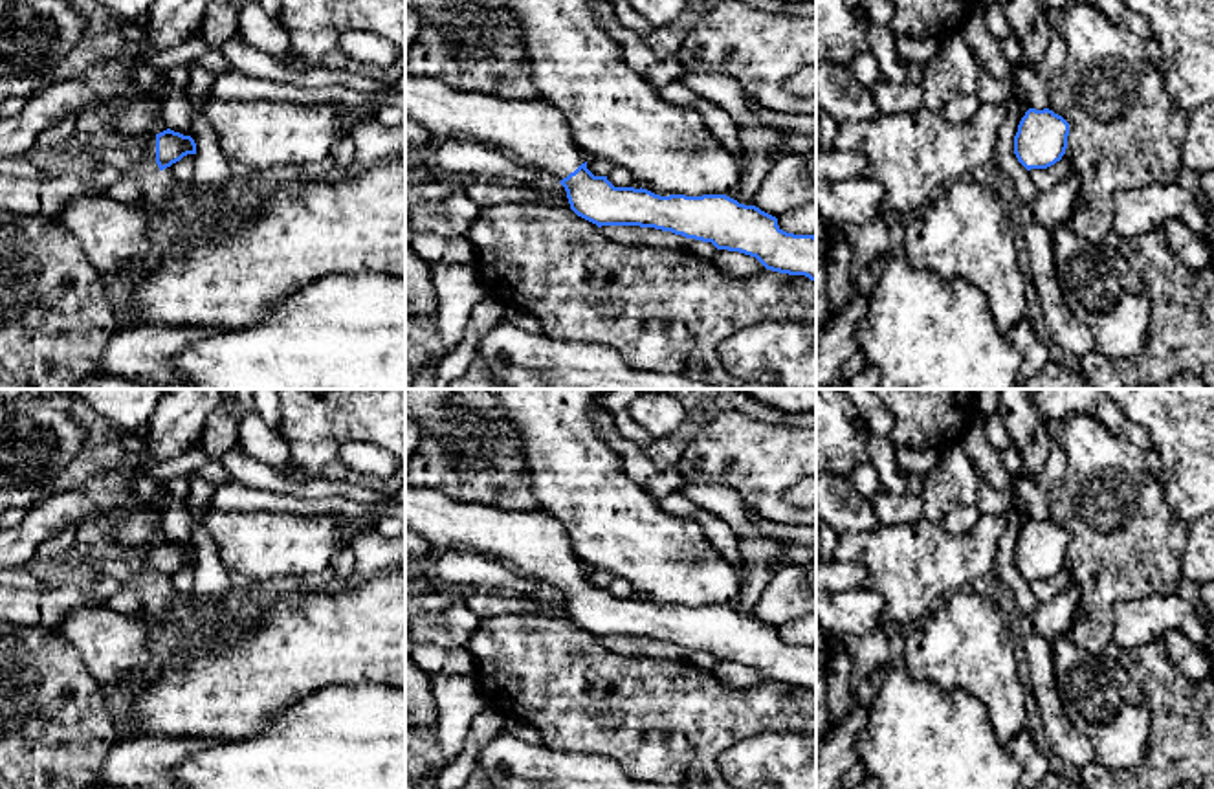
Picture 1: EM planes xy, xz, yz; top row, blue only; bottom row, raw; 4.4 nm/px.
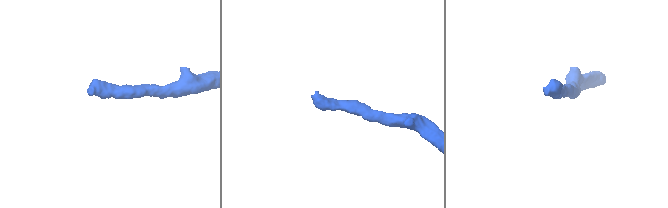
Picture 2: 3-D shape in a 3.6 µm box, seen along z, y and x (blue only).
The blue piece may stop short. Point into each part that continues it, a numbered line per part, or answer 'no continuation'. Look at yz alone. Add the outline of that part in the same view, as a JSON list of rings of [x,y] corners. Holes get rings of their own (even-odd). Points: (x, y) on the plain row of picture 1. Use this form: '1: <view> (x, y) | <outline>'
no continuation

